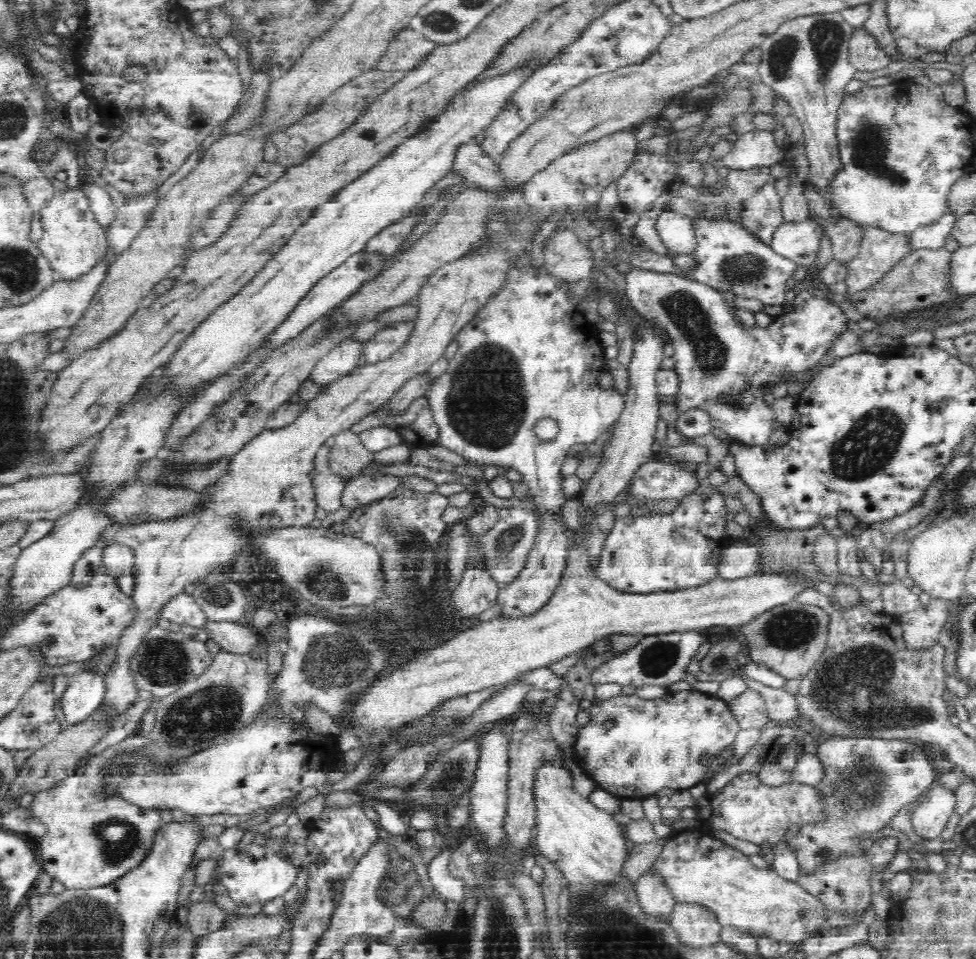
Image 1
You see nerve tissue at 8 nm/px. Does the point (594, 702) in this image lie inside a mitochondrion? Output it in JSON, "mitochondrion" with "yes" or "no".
{"mitochondrion":"no"}

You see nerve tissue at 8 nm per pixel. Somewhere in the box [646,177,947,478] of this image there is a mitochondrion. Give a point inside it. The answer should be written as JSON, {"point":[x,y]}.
{"point":[688,315]}

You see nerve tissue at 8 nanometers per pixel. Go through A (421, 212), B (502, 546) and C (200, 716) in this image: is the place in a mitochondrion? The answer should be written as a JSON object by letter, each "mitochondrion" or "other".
{"A":"other","B":"mitochondrion","C":"mitochondrion"}

